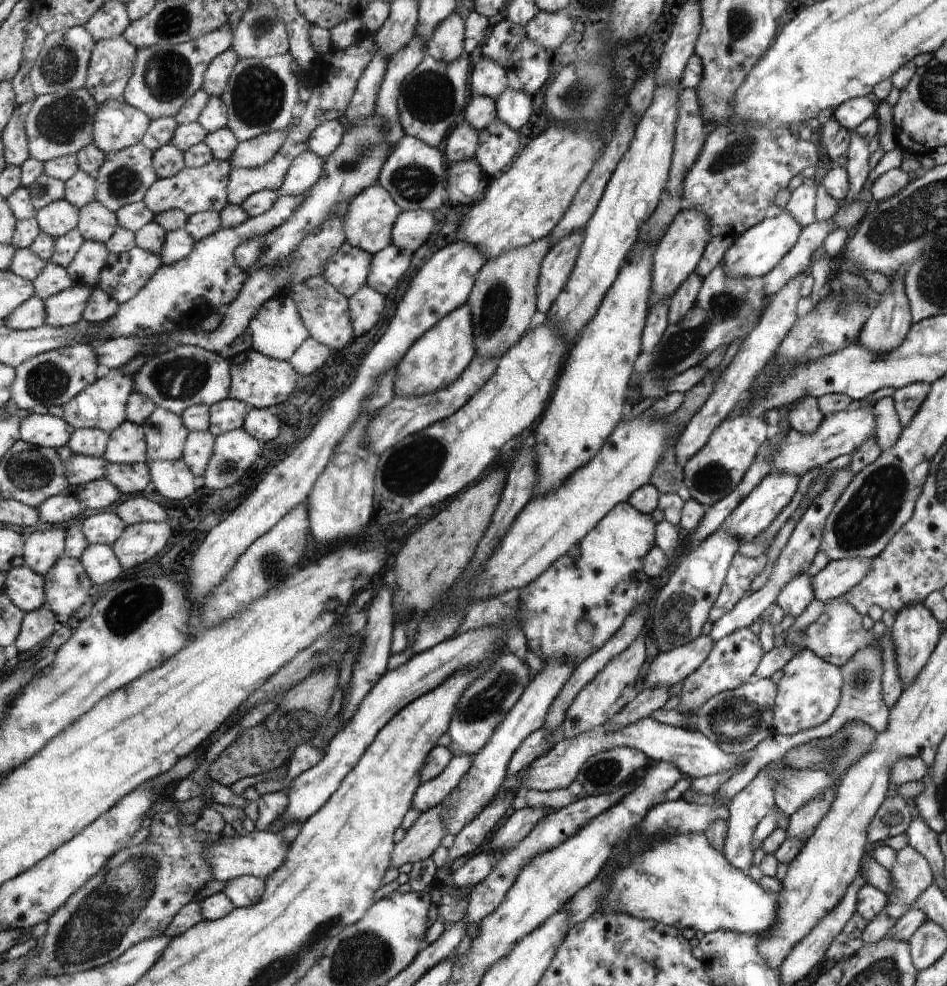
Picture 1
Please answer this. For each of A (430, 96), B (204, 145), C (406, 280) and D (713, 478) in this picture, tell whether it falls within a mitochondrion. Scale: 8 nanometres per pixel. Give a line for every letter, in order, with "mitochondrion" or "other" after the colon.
A: mitochondrion
B: other
C: other
D: mitochondrion

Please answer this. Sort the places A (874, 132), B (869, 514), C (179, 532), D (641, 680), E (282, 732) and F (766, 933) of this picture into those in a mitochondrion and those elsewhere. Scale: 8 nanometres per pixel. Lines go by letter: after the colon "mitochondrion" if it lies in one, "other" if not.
A: other
B: mitochondrion
C: other
D: other
E: mitochondrion
F: other

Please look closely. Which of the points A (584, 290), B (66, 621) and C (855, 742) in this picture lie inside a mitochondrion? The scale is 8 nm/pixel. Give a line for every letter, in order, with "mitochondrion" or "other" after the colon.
A: other
B: other
C: mitochondrion

